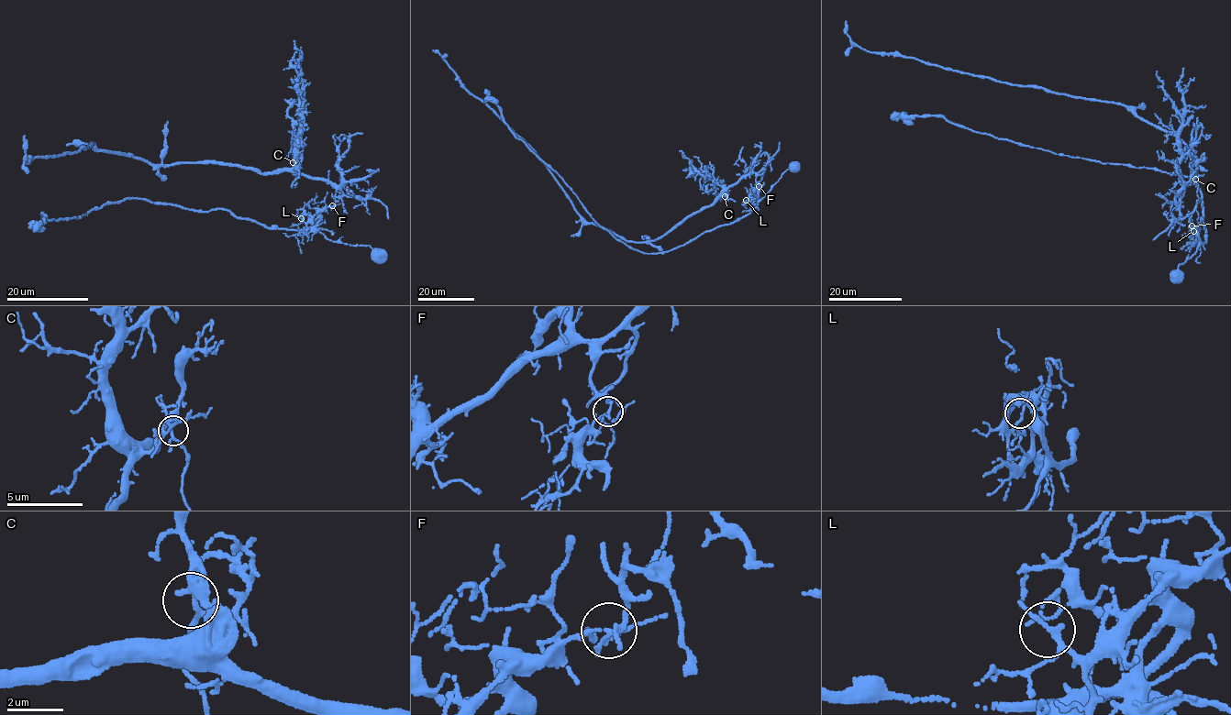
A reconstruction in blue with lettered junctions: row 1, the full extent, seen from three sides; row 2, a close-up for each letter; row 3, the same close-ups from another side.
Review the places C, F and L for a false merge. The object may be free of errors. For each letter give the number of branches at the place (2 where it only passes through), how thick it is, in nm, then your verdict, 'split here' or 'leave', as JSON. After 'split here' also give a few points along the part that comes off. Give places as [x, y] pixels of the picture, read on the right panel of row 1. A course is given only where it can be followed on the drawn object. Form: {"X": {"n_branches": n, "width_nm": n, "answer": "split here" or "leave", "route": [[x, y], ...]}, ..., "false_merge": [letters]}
{"C": {"n_branches": 4, "width_nm": 260, "answer": "leave"}, "F": {"n_branches": 4, "width_nm": 150, "answer": "split here", "route": [[1192, 225], [1195, 239], [1205, 241], [1201, 192], [1186, 176], [1059, 155], [981, 134], [940, 116], [890, 118]]}, "L": {"n_branches": 3, "width_nm": 150, "answer": "leave"}, "false_merge": ["F"]}

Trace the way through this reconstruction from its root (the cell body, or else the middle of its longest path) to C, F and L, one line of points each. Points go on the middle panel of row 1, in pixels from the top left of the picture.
C: (796, 167), (785, 170), (759, 201), (754, 193), (759, 184), (754, 173), (740, 178), (725, 191), (725, 196)
F: (796, 167), (785, 170), (759, 201), (754, 193), (759, 186)
L: (796, 167), (785, 170), (761, 199), (758, 200), (752, 192), (746, 200)

